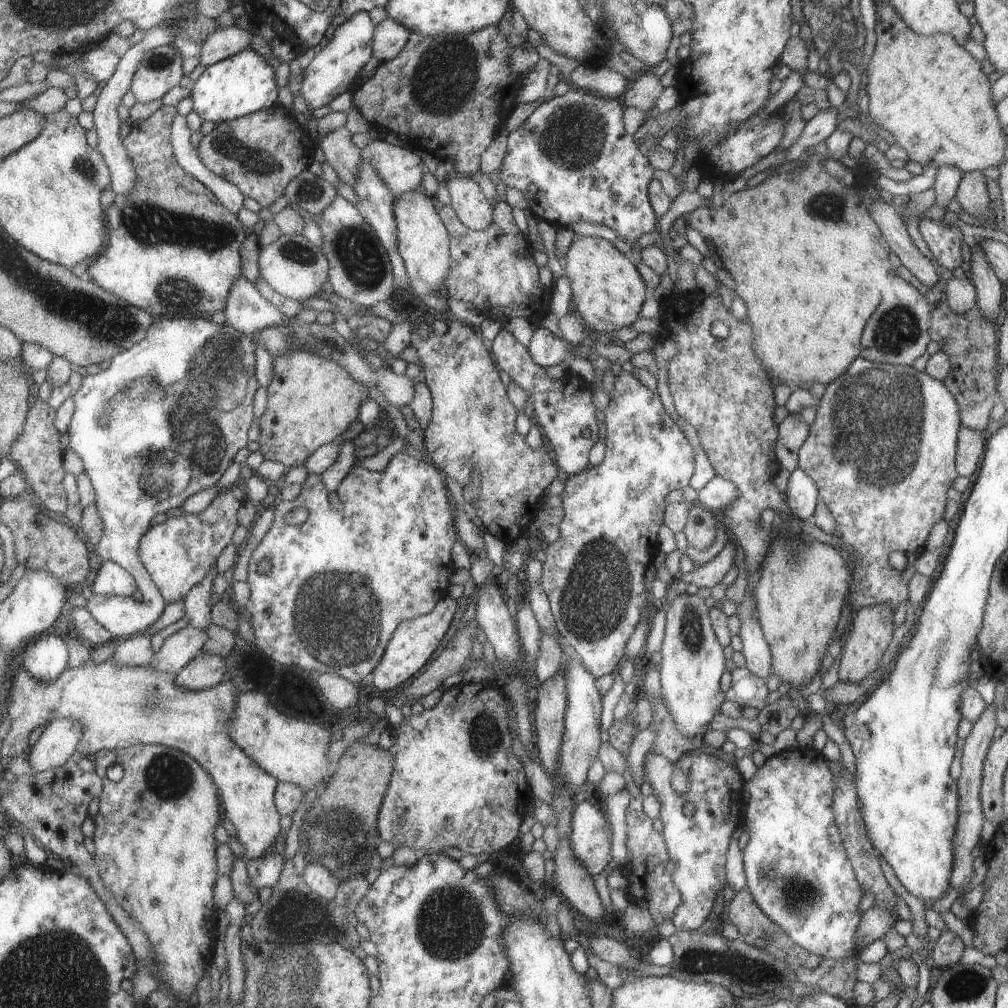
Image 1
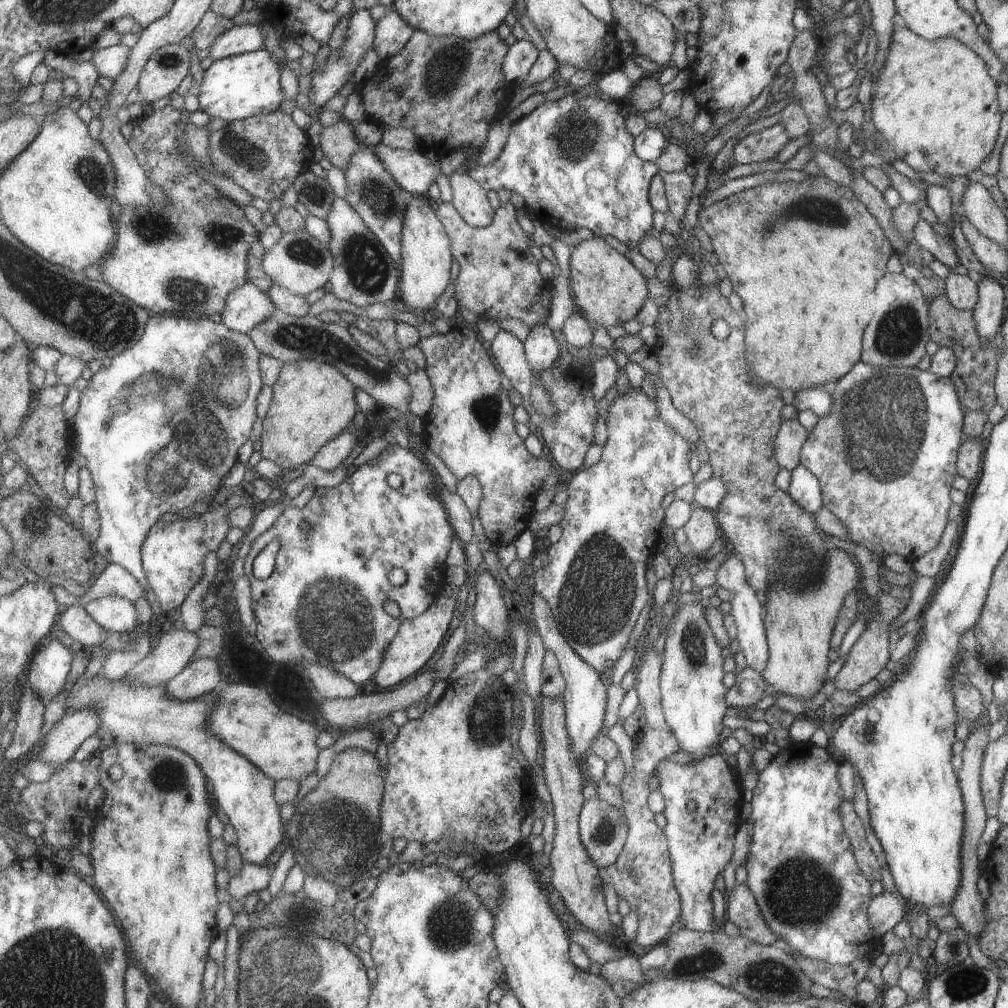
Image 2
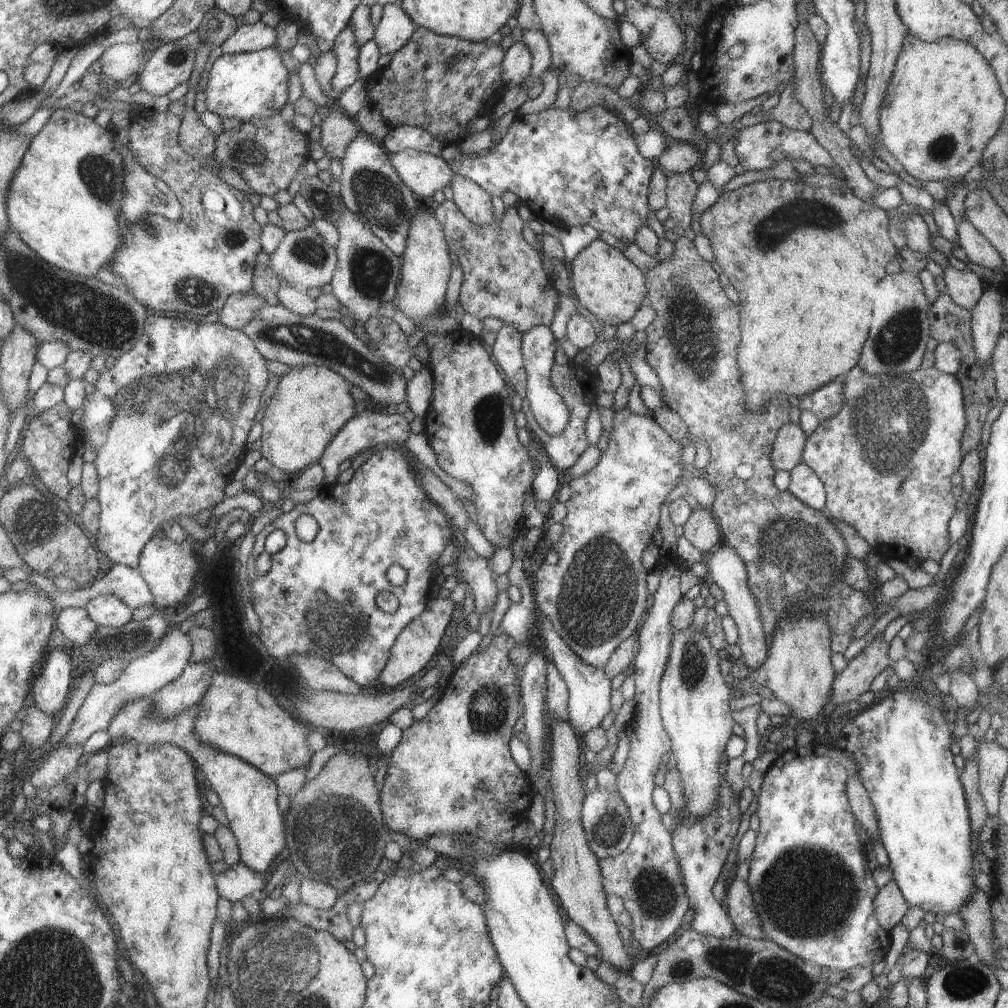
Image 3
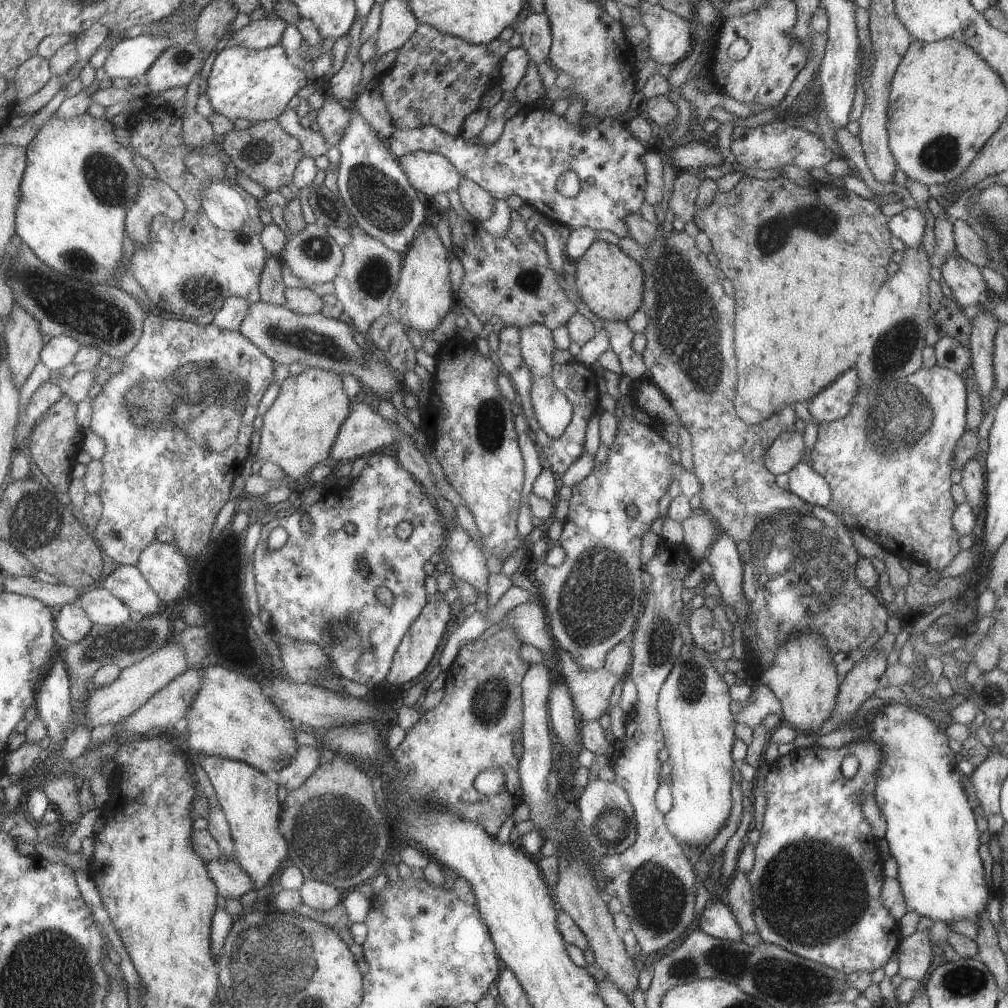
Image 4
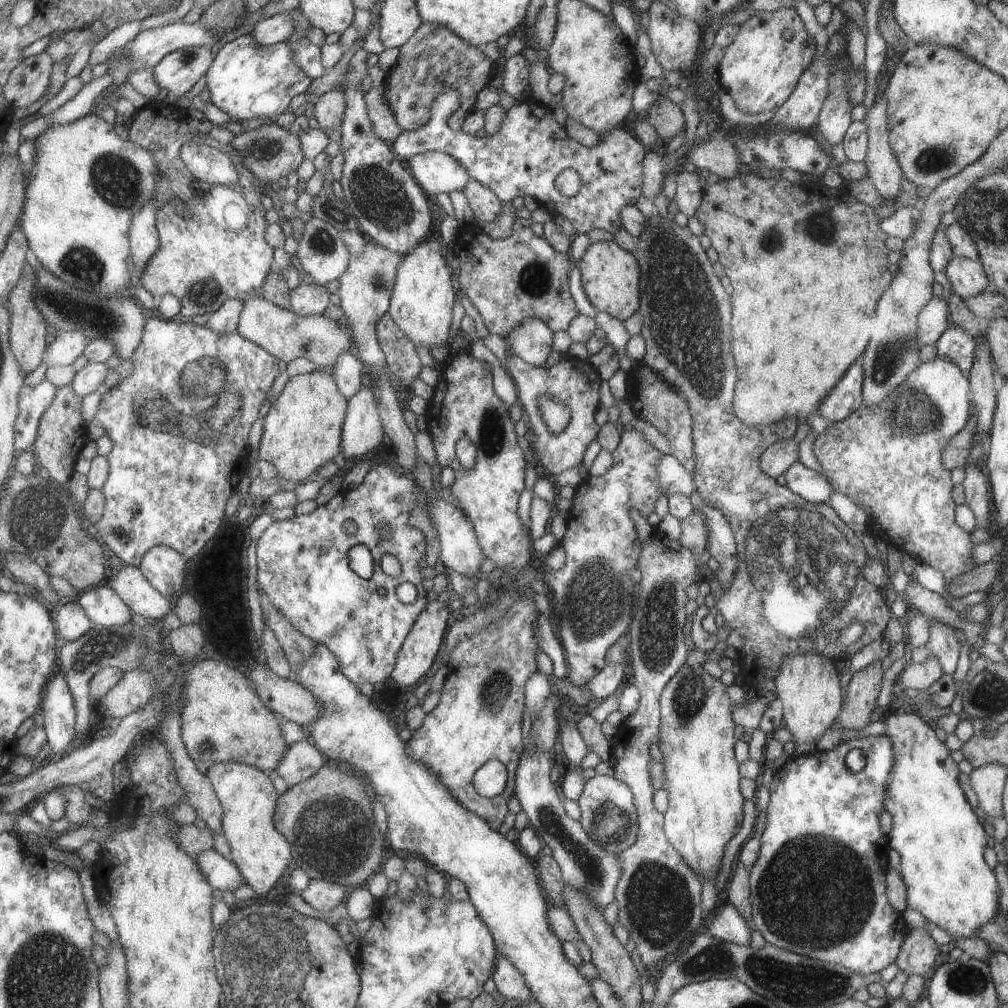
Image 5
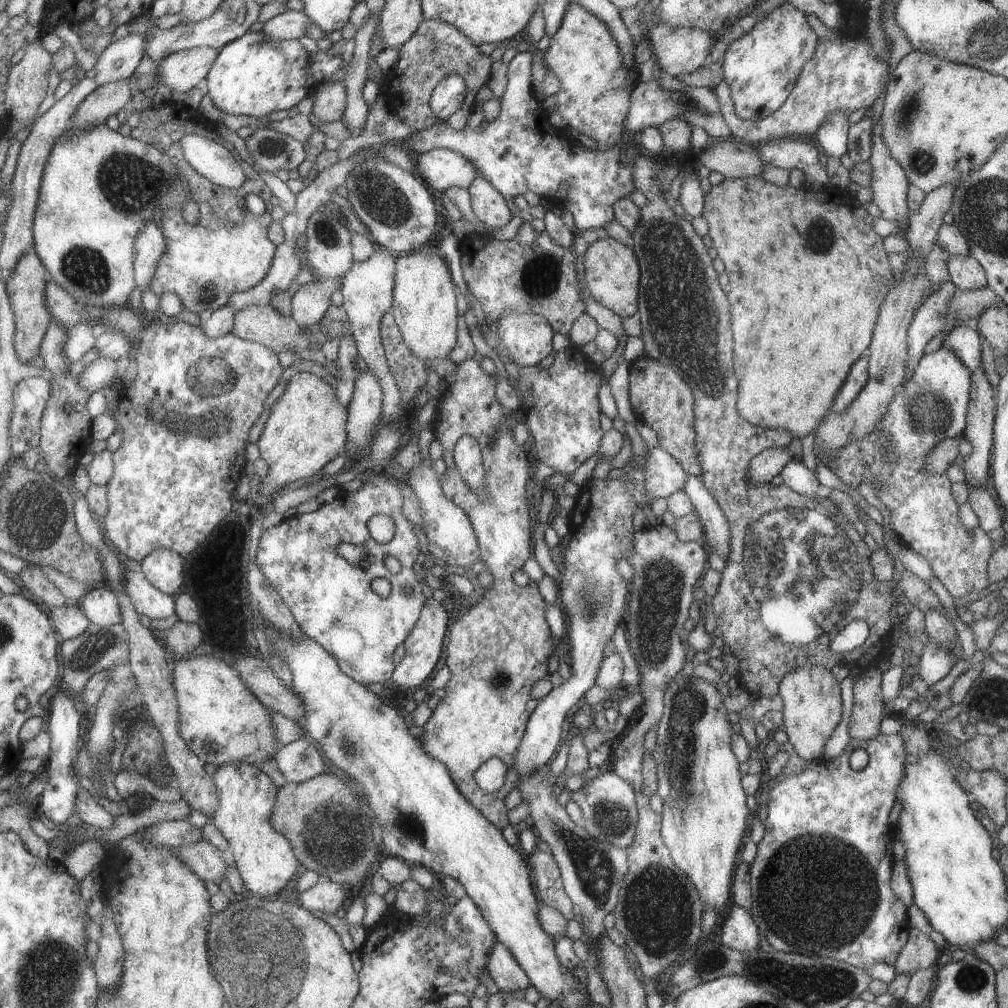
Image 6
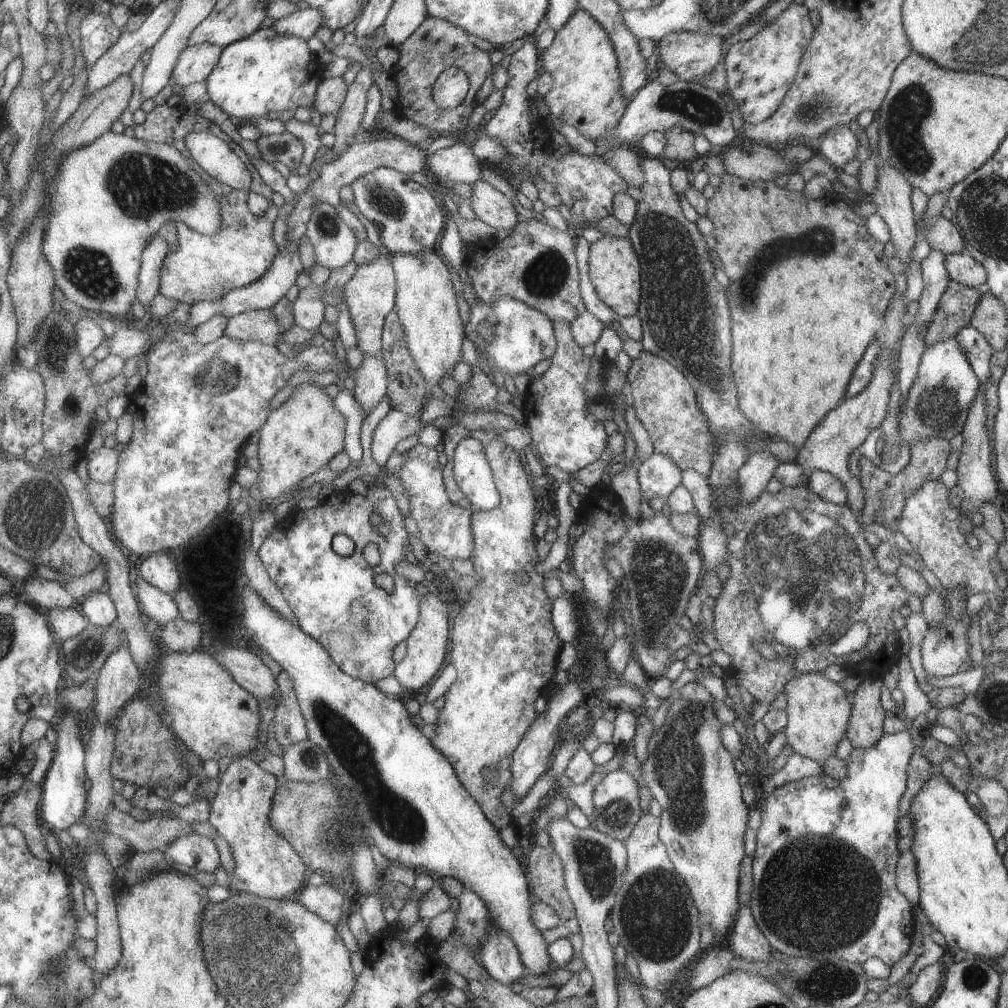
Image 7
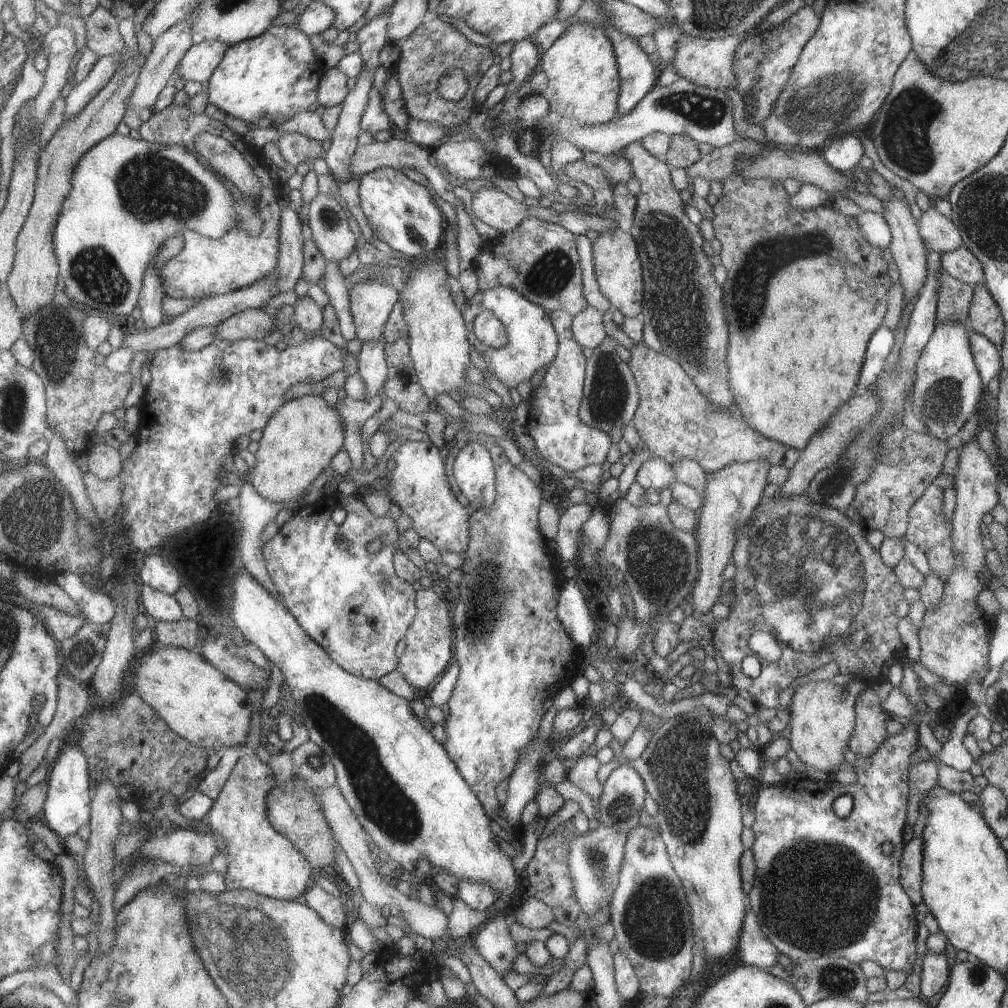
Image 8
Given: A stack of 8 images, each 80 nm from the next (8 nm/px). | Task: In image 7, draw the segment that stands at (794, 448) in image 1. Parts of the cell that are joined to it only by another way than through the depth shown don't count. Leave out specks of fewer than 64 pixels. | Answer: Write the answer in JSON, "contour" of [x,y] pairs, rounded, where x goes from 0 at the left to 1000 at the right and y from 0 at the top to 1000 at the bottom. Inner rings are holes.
{"contour":[[[763,447],[745,449],[730,468],[735,492],[742,497],[749,496],[760,486],[763,474],[774,460],[774,456]]]}

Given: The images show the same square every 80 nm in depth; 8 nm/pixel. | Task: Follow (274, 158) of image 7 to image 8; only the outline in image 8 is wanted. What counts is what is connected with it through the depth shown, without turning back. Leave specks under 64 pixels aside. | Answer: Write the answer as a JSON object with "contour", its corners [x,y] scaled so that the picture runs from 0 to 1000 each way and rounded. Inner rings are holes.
{"contour":[[[280,131],[273,142],[277,149],[279,157],[282,161],[286,161],[289,165],[295,165],[303,157],[311,159],[320,154],[318,141],[312,140],[304,134],[298,132],[282,132]]]}

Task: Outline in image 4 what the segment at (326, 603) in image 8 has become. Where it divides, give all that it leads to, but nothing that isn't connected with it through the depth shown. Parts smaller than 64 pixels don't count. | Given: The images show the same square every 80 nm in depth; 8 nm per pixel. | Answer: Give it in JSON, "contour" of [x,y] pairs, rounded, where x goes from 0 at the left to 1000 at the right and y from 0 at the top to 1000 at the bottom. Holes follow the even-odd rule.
{"contour":[[[372,448],[364,452],[363,462],[356,472],[341,483],[320,487],[314,498],[298,506],[284,513],[274,512],[262,520],[249,553],[256,603],[267,608],[265,621],[269,635],[275,641],[283,633],[313,638],[331,659],[336,671],[366,682],[374,681],[388,661],[398,632],[426,593],[420,582],[423,572],[420,560],[441,542],[440,515],[429,494],[396,460],[393,452]],[[300,508],[305,509],[311,521],[308,532],[301,530],[297,523]],[[400,516],[409,521],[403,536],[397,536],[392,531],[392,522]],[[342,520],[351,522],[349,530],[342,528]],[[274,522],[283,525],[285,535],[279,544],[265,546],[265,531]],[[358,560],[362,561],[362,569],[357,566]],[[374,581],[382,581],[389,587],[388,601],[381,601],[372,594]]]}

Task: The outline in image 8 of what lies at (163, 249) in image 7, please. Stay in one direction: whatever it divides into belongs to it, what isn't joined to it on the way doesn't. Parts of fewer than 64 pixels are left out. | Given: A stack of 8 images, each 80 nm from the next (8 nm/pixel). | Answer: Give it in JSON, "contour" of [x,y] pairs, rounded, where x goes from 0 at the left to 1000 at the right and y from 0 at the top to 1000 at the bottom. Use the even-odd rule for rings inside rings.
{"contour":[[[150,260],[143,270],[136,299],[140,310],[141,325],[149,326],[163,319],[164,313],[159,307],[159,298],[163,293],[159,274],[156,273],[156,268]]]}

